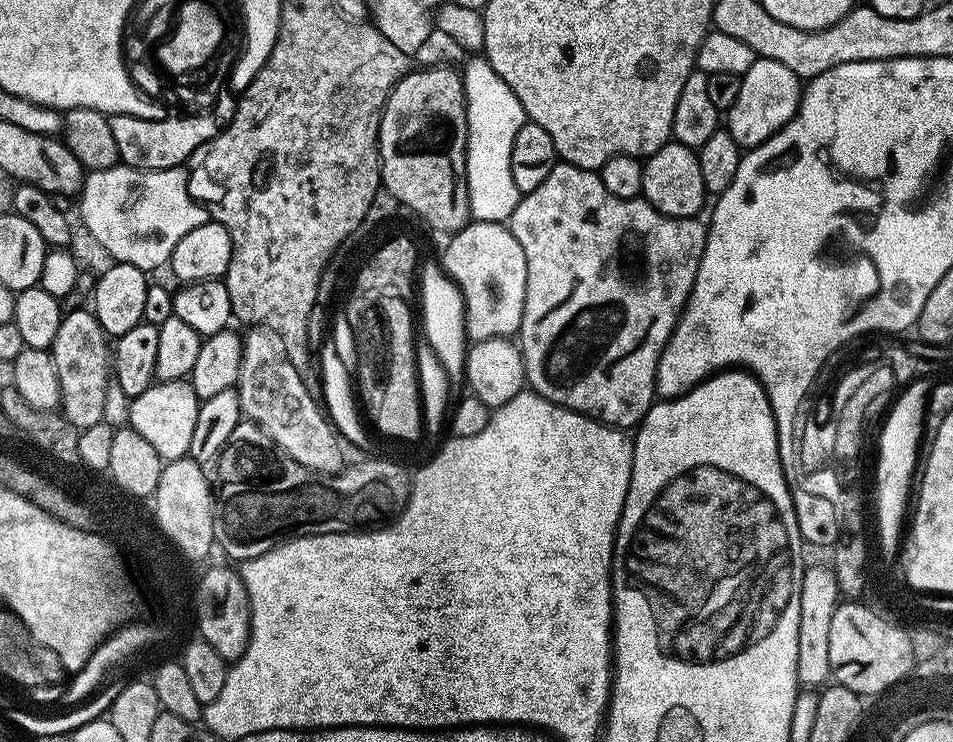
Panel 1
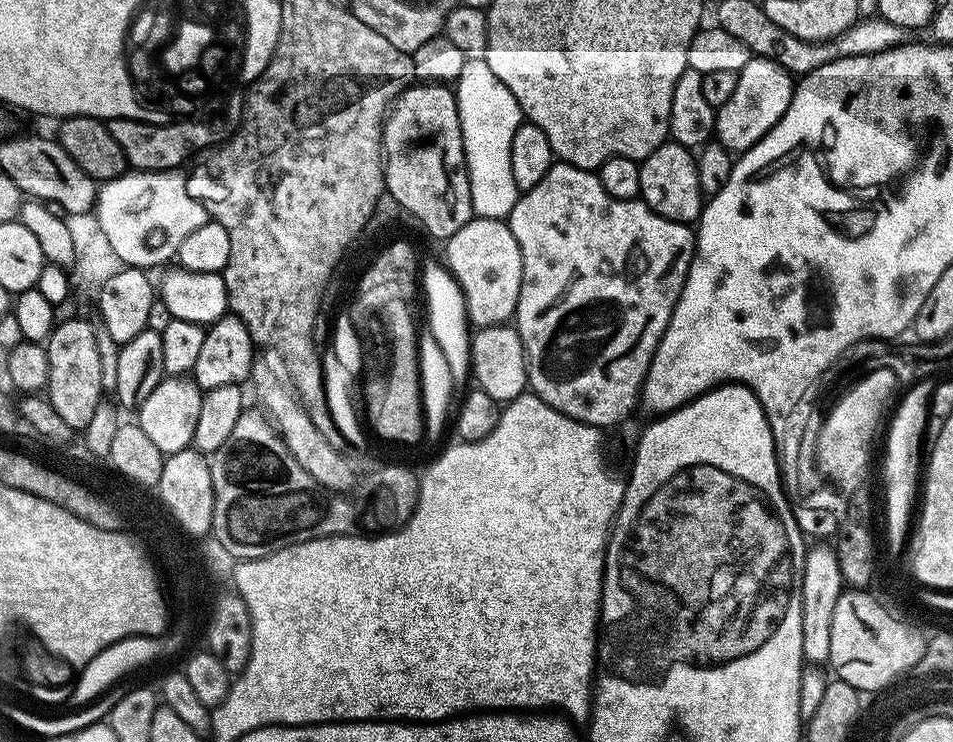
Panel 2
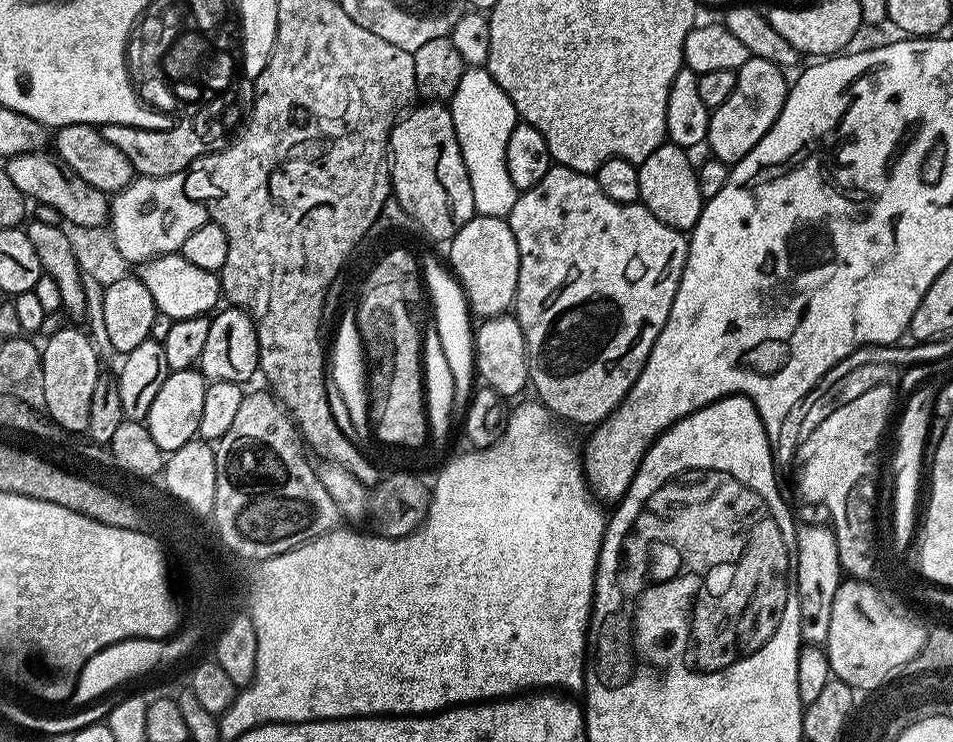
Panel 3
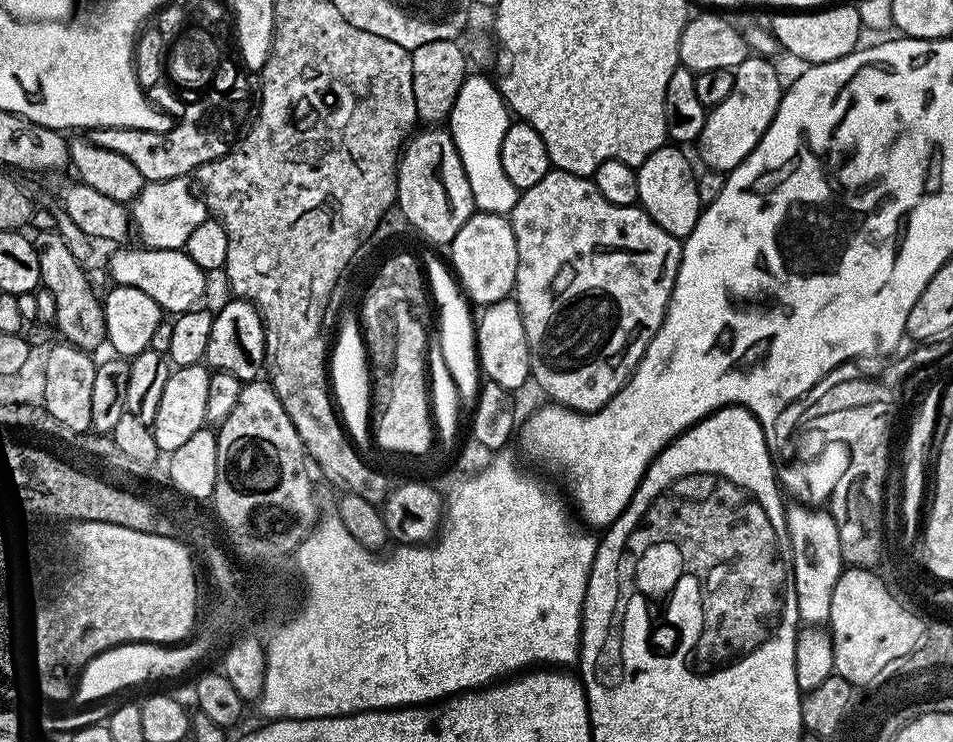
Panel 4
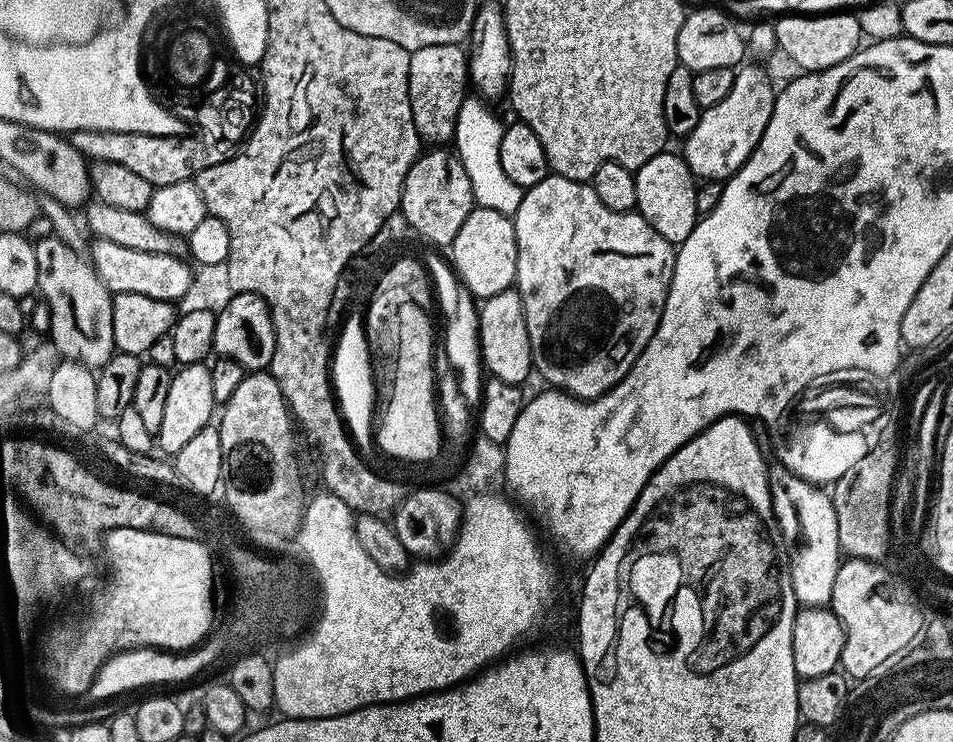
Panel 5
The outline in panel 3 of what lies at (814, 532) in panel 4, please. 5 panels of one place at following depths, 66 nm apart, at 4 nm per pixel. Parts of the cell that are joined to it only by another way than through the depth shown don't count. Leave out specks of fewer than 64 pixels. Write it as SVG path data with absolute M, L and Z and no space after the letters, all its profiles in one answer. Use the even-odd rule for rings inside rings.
M831 527L804 528L796 533L798 542L798 610L800 611L800 638L808 646L824 646L830 634L830 610L834 610L834 594L842 582L838 562L836 536Z

